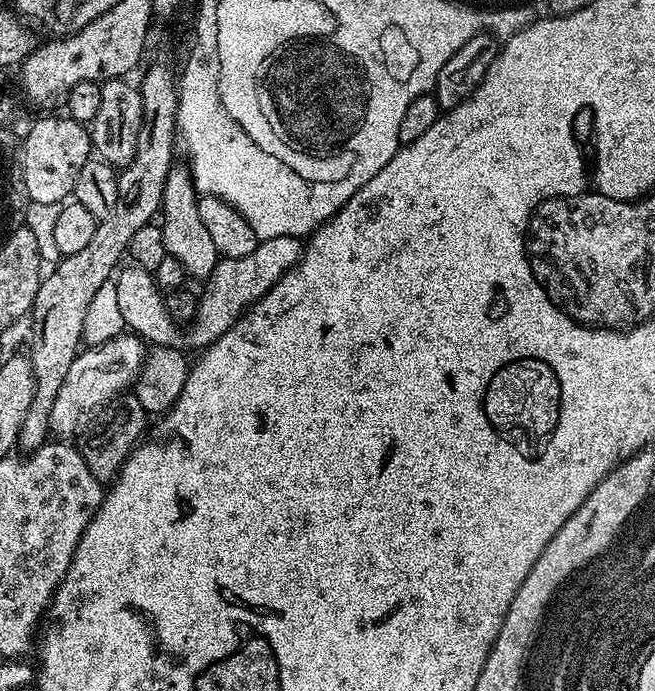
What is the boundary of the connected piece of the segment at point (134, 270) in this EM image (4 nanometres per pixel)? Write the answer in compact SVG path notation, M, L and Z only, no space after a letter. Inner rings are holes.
M283 236L259 241L254 251L246 254L246 258L217 259L216 269L206 281L208 289L204 293L202 291L199 293L196 317L187 325L186 331L170 318L153 273L141 268L135 262L125 263L114 276L119 311L124 319L125 329L157 348L184 350L187 349L187 344L196 348L195 350L209 348L215 340L222 338L222 334L226 334L237 324L240 317L252 305L257 304L291 268L296 267L301 251L302 244L297 237ZM184 332L188 332L188 336Z

